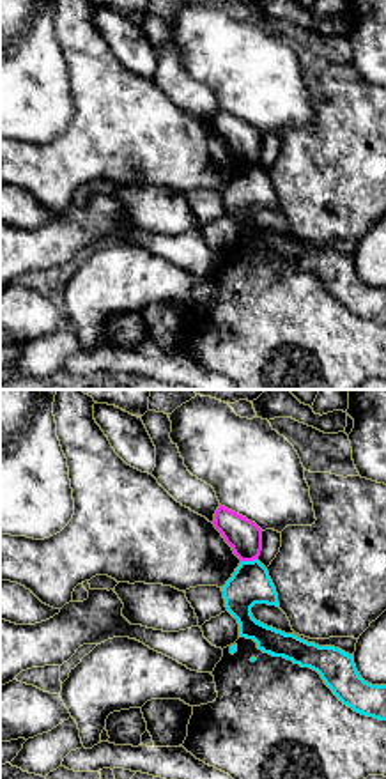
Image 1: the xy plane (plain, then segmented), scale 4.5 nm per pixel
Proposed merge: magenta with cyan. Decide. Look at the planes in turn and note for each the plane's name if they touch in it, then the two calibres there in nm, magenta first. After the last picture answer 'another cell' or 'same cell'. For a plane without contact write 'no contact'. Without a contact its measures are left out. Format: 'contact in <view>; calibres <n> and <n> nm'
contact in xy; calibres 160 and 180 nm

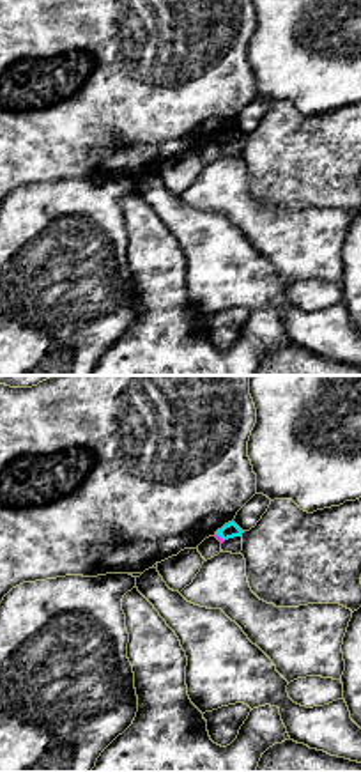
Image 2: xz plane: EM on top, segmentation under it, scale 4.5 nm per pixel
contact in xz; calibres 20 and 70 nm

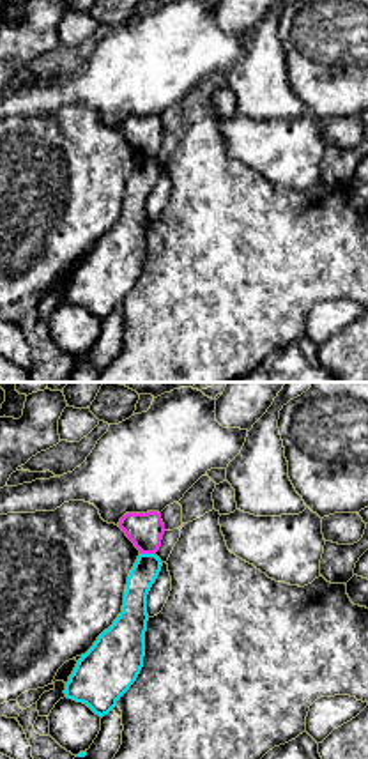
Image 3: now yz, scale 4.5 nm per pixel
contact in yz; calibres 160 and 120 nm

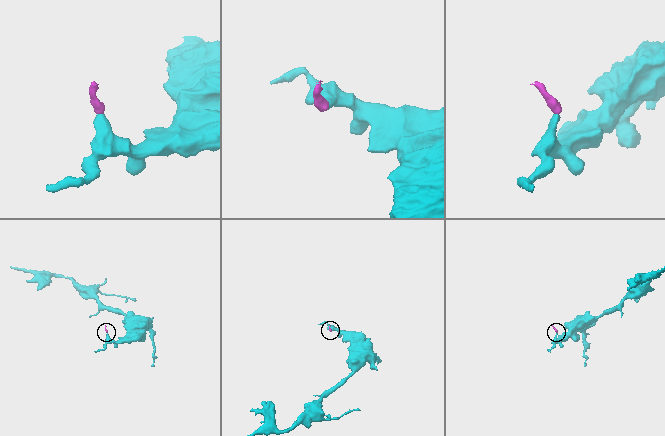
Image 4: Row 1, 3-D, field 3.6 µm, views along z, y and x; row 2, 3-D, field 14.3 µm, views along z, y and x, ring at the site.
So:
another cell

